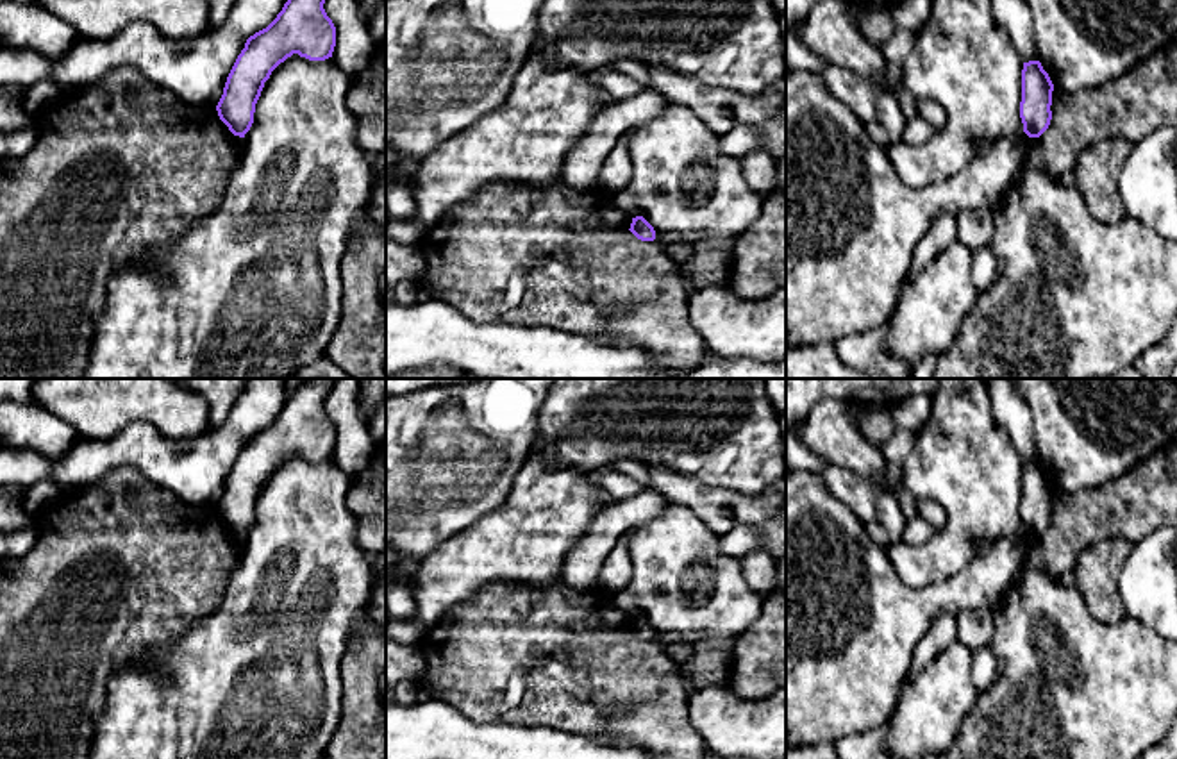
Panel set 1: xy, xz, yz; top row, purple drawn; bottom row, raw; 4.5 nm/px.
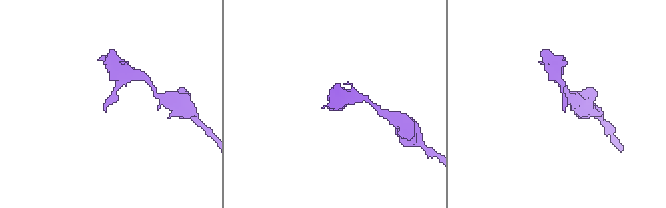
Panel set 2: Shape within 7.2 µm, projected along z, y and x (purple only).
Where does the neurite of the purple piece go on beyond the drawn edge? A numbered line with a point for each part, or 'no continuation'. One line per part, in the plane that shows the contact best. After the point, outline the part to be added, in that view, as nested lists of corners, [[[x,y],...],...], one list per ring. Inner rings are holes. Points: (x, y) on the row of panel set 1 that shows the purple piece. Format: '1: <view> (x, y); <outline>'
no continuation

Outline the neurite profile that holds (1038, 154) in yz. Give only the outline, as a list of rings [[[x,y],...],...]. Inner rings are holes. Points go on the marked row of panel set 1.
[[[1177,39],[1104,86],[1075,93],[1054,86],[1050,111],[1048,129],[1039,138],[1029,138],[1025,159],[1011,182],[1029,168],[1070,180],[1077,157],[1088,146],[1107,138],[1123,138],[1134,145],[1163,125],[1177,125]]]

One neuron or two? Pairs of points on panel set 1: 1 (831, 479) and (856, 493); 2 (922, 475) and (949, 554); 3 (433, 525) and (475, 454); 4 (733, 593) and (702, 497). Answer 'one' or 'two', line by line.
1: one
2: one
3: one
4: two

